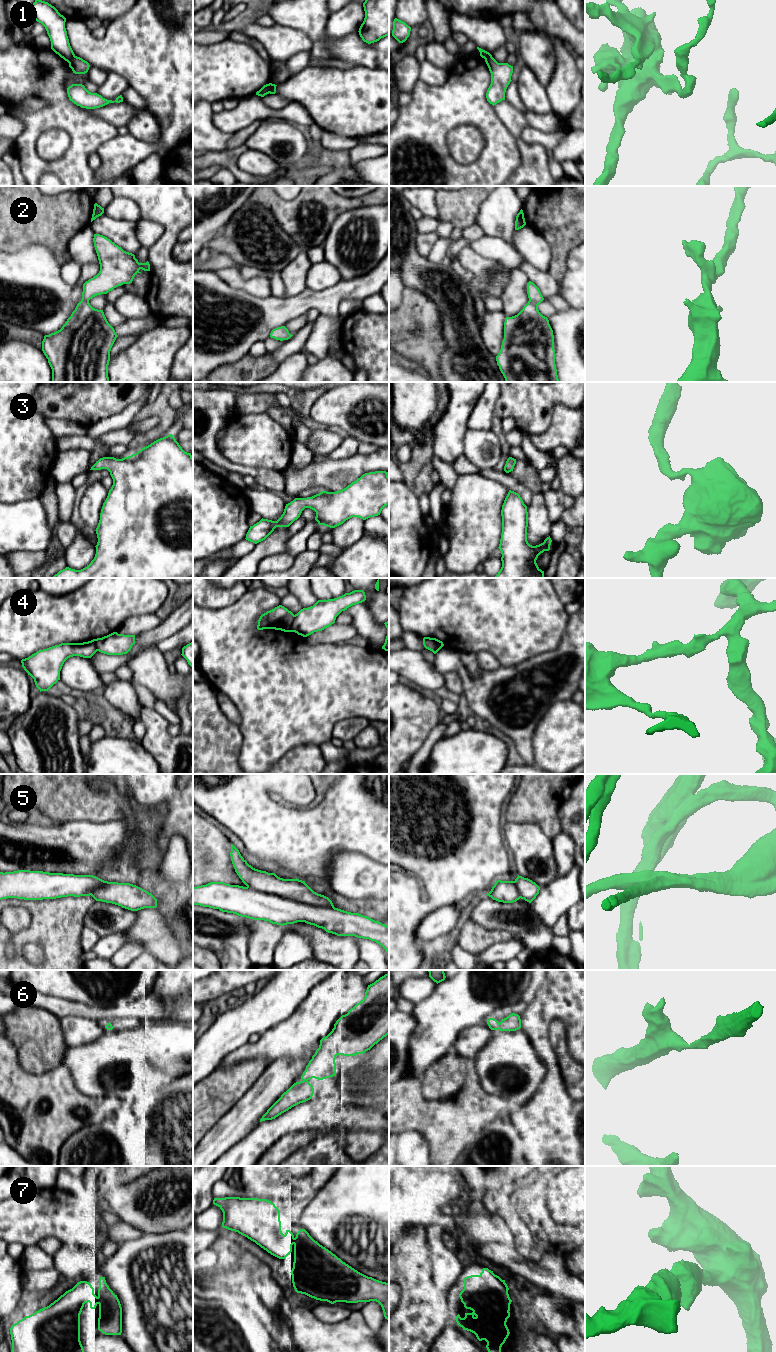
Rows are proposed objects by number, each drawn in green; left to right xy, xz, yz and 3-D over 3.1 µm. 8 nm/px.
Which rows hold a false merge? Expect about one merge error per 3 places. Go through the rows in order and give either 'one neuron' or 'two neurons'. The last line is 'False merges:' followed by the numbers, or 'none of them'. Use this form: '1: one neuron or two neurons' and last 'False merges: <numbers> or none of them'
1: two neurons
2: one neuron
3: one neuron
4: two neurons
5: one neuron
6: one neuron
7: one neuron
False merges: 1, 4

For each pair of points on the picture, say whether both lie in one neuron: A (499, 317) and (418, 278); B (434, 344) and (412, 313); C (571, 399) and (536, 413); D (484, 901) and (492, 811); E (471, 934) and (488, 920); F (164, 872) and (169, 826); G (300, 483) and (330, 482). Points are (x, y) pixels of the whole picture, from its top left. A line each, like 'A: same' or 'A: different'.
A: different
B: same
C: same
D: different
E: different
F: different
G: same

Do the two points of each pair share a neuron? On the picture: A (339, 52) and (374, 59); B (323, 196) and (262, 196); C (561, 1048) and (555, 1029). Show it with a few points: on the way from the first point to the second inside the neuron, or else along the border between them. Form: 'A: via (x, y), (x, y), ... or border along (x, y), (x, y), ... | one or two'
A: via (348, 52), (360, 52), (365, 55) | one
B: via (308, 200), (301, 200), (296, 205), (277, 205) | one
C: via (559, 1043), (557, 1034) | one

